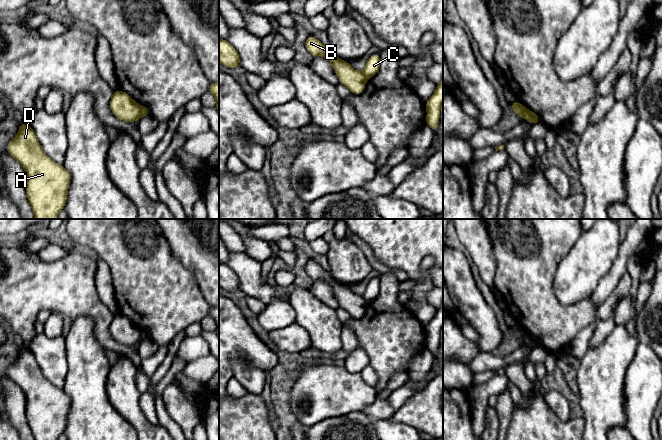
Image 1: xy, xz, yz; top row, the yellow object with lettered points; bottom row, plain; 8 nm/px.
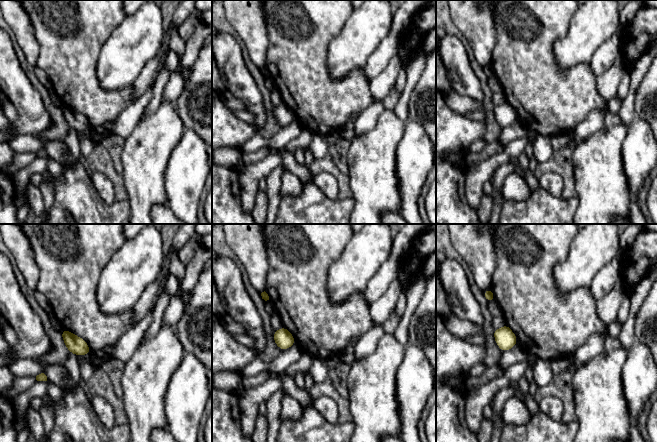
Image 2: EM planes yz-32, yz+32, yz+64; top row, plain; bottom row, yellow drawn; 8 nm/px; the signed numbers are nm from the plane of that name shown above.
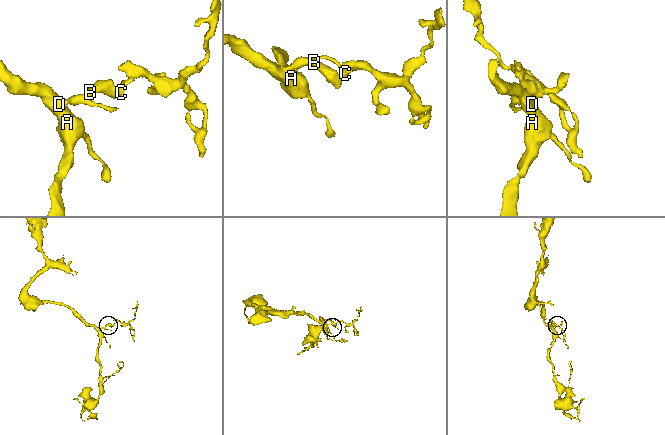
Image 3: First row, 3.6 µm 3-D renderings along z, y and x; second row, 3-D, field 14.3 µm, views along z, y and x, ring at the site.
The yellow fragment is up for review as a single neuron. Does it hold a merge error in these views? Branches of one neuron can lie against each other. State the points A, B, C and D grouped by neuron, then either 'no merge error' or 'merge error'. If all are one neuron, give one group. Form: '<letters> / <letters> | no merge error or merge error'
A B D / C | merge error

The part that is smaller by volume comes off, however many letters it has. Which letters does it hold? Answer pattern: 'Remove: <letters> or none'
Remove: C

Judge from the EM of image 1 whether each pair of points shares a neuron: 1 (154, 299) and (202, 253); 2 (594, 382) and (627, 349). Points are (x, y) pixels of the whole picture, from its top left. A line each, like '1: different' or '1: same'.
1: different
2: same

